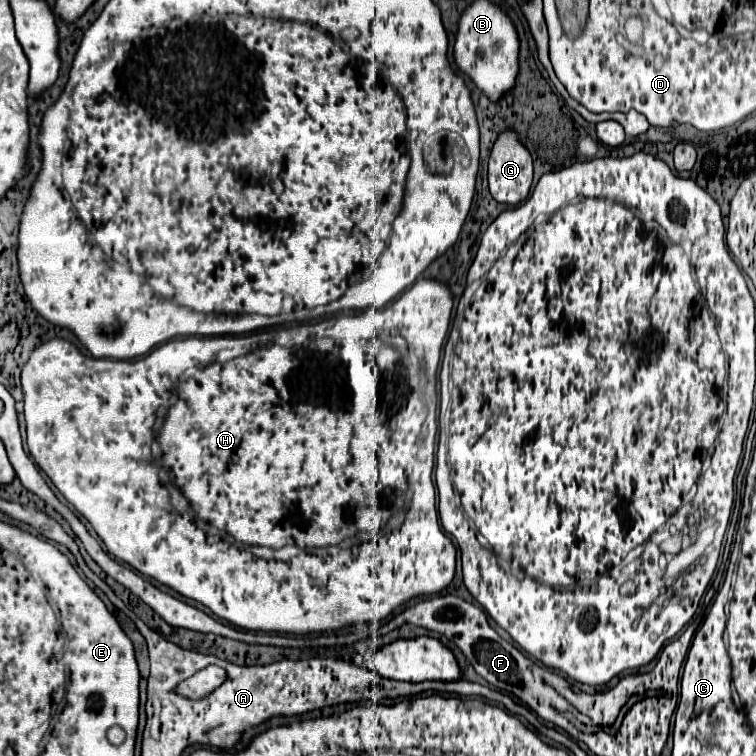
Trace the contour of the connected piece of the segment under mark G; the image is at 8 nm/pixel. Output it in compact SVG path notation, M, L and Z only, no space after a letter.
M504 131L494 143L488 163L488 183L498 203L518 205L528 197L532 187L532 157L516 133Z

